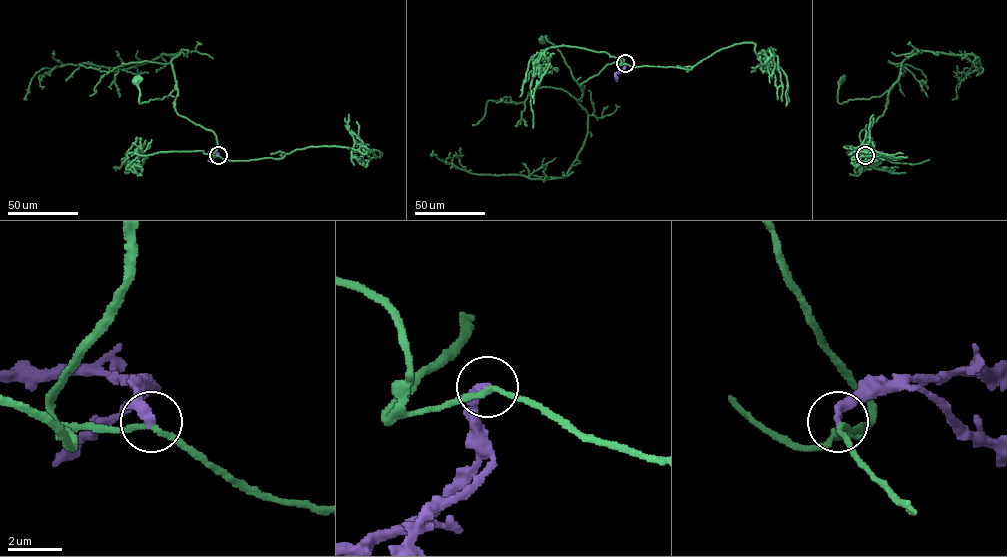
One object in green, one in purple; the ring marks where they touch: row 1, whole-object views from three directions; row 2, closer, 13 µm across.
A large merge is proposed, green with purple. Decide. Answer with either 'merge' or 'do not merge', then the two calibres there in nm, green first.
do not merge | 190/340 nm

